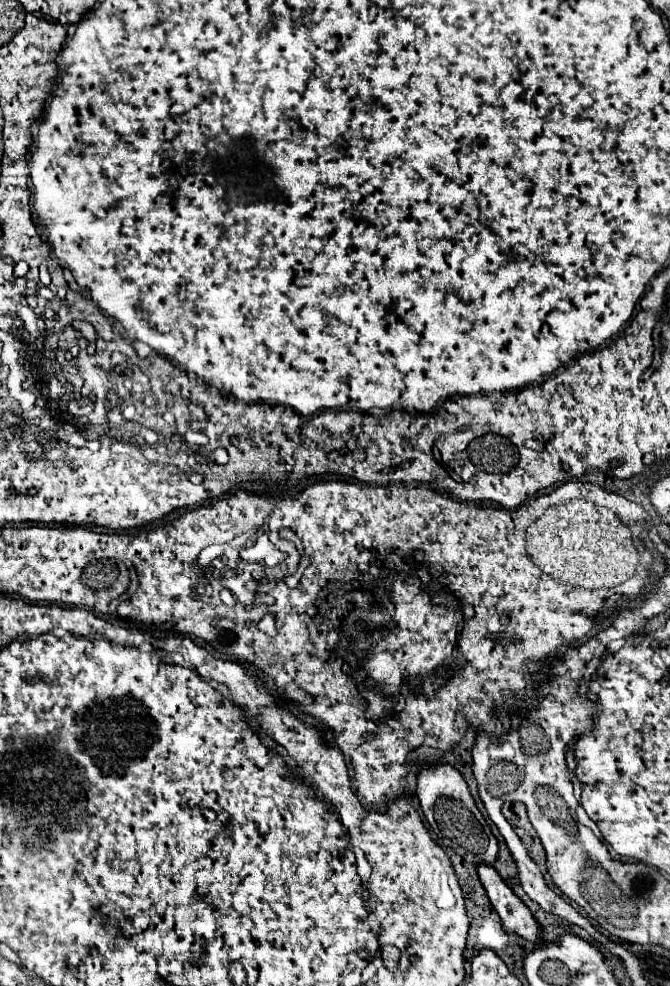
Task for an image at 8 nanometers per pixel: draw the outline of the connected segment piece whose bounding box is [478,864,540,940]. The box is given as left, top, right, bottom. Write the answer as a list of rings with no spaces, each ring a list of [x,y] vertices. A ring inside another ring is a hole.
[[[478,864],[478,876],[504,928],[526,940],[540,940],[538,922],[532,918],[526,904],[502,882],[500,874],[488,864]]]

